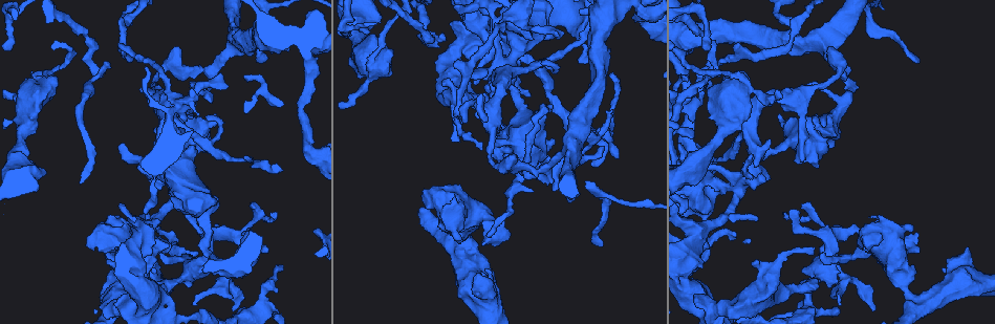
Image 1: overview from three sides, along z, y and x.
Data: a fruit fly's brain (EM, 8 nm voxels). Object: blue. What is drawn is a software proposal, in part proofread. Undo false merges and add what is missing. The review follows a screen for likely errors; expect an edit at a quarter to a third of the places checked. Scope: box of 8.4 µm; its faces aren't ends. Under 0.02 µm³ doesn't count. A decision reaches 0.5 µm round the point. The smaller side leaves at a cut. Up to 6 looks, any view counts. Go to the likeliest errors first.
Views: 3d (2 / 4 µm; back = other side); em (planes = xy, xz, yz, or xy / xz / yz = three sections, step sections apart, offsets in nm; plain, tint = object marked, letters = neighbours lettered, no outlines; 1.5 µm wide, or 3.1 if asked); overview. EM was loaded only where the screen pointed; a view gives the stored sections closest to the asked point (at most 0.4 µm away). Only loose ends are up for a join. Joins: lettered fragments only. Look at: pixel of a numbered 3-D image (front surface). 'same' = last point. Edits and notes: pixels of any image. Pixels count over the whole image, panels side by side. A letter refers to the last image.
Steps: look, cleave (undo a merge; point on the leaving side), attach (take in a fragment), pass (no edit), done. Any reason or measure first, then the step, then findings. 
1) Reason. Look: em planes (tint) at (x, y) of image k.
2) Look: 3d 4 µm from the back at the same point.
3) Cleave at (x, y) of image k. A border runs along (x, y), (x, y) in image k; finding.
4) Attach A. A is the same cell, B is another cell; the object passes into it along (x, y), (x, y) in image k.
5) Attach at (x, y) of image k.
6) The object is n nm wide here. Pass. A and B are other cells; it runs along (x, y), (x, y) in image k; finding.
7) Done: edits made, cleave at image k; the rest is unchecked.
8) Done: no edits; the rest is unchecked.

Branch stops here. Look: em yz step 4 (tint) at (513, 155) of image 1.

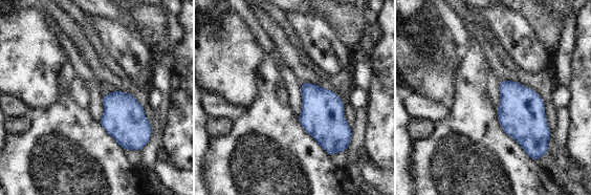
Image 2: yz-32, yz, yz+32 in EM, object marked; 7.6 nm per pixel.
Cut it another way. Look: em planes (tint) at the same point.

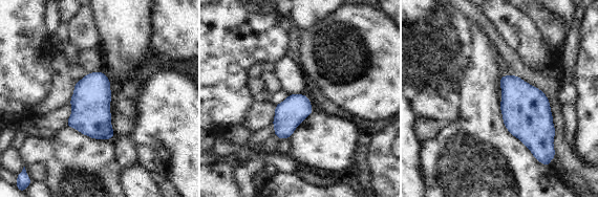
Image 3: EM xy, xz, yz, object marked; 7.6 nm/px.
Look: em planes (letters) at the same point.

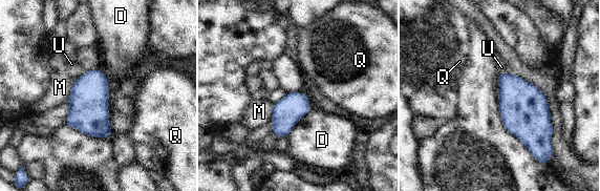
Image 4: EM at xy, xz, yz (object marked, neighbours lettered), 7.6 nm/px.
Pass. D, M, Q and U are other cells; a border runs along (311, 109), (286, 135) in image 4; none of them fits.

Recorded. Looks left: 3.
Branch stops here. Look: em xy step 8 (letters) at (555, 190) of image 1.

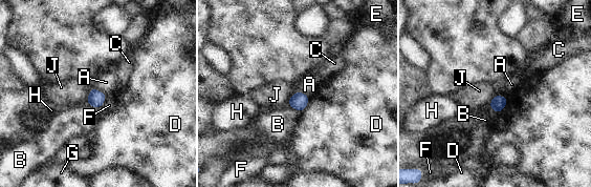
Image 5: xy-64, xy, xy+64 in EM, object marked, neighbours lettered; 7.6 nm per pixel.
Pass. A, B, C, D, E, F, G, H and J are other cells; a border runs along (495, 95), (507, 98) in image 5; no lettered fragment goes on from it.

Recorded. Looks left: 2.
Stops while still wide. Look: em xy step 4 (tint) at (696, 300) of image 1.

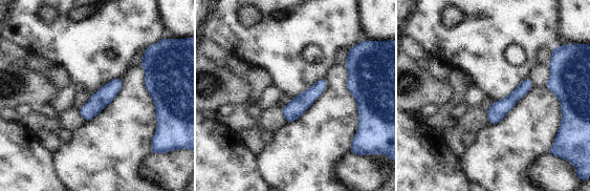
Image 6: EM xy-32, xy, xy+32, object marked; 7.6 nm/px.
Another direction. Look: em planes (letters) at the same point.

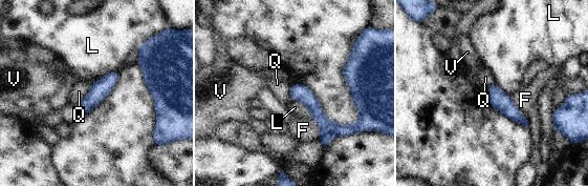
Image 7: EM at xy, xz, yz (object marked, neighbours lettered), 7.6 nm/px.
Pass. F, L, Q and V are other cells; a border runs along (290, 98), (302, 103), (311, 118) in image 7; none of them fits.

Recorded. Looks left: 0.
Done: no edits; the rest is unchecked.

